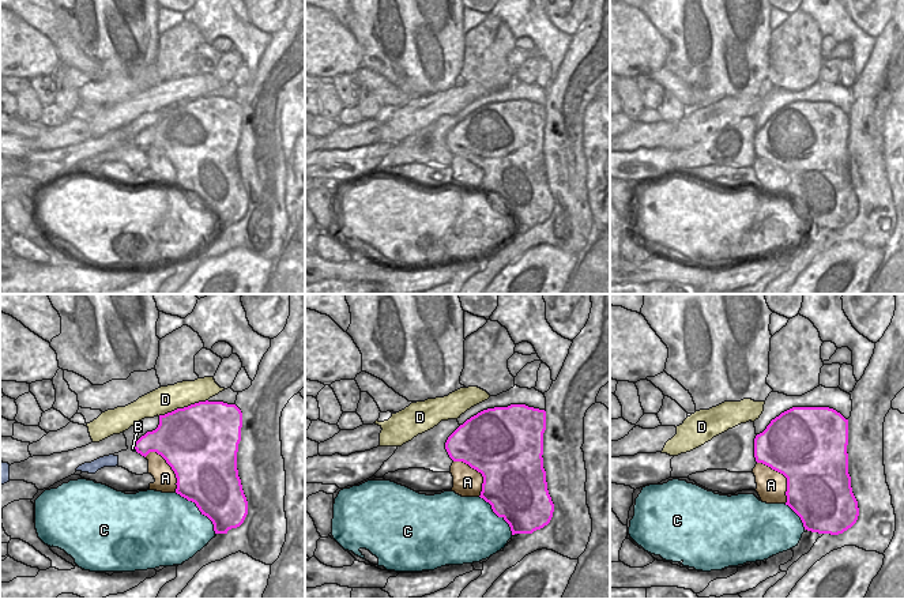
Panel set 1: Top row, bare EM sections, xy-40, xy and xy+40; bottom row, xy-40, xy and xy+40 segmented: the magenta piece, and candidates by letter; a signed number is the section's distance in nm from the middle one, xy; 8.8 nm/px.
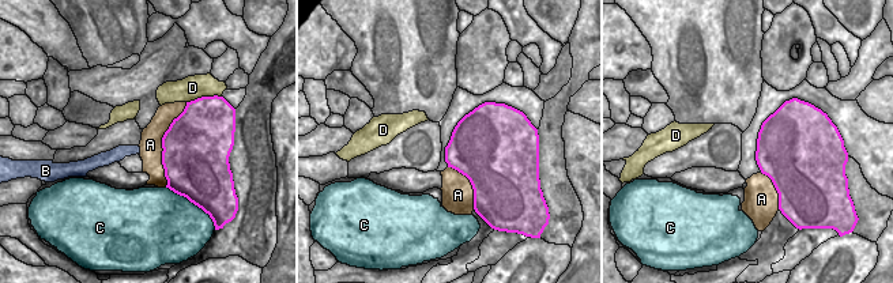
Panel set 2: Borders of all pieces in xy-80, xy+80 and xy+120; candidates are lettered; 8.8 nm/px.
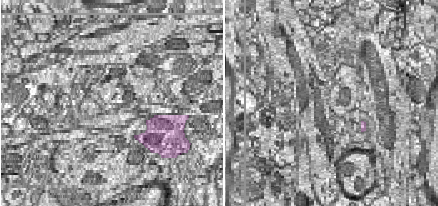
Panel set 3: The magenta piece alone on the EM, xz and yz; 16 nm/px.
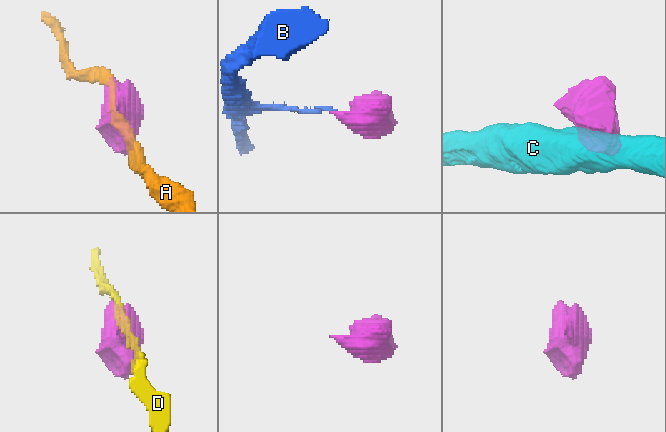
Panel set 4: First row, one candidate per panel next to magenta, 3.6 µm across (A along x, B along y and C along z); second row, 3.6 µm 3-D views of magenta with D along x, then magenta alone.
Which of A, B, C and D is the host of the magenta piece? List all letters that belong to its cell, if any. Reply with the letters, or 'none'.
B

